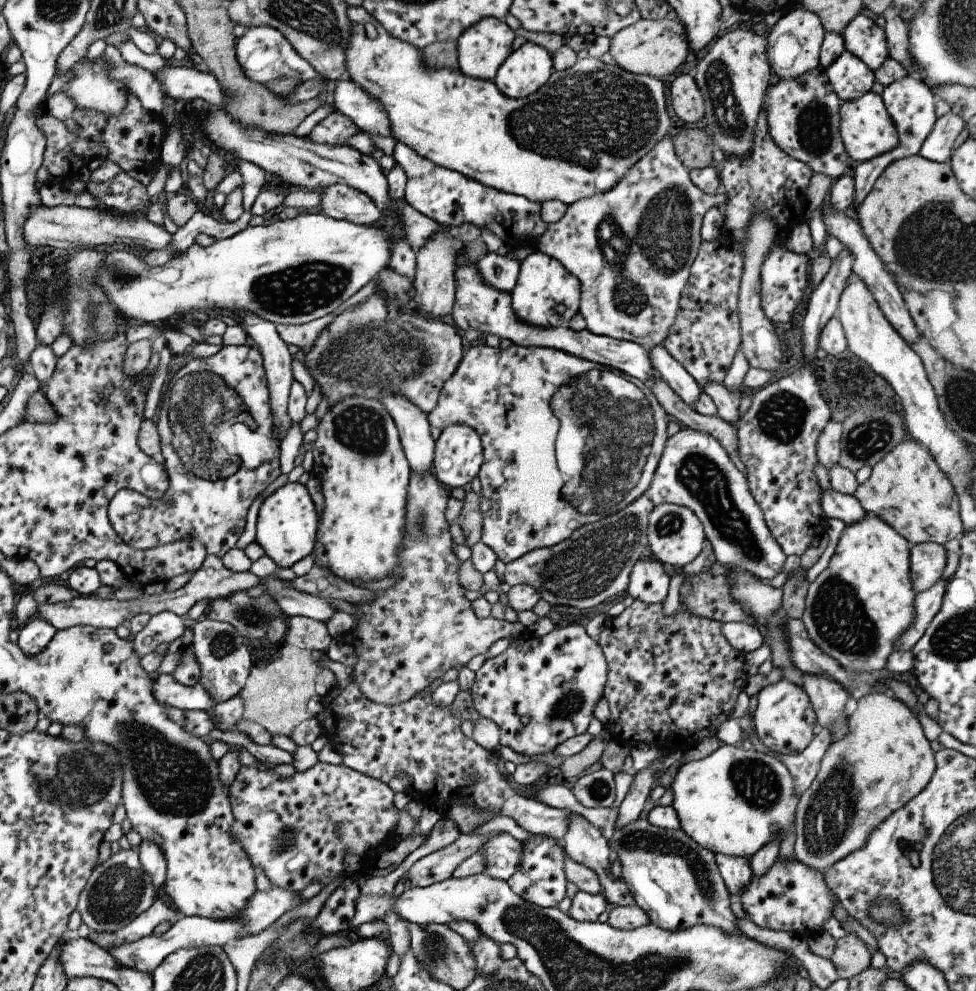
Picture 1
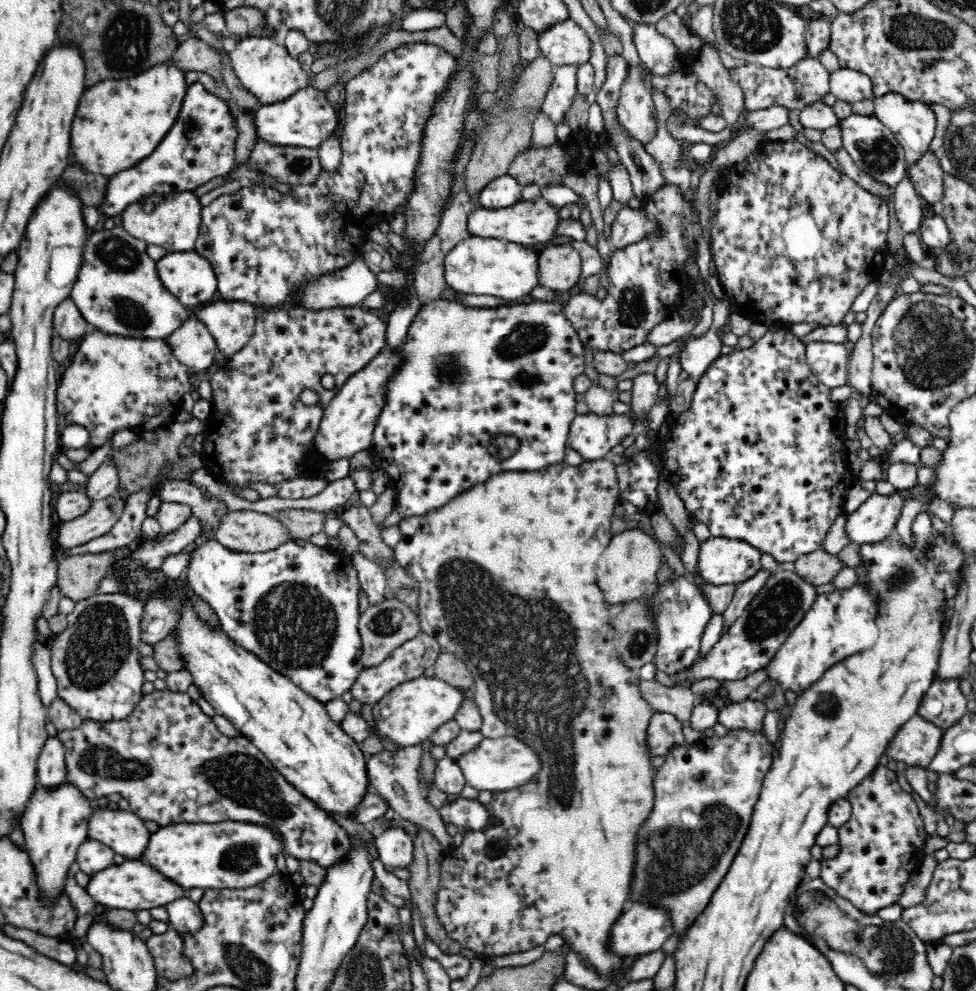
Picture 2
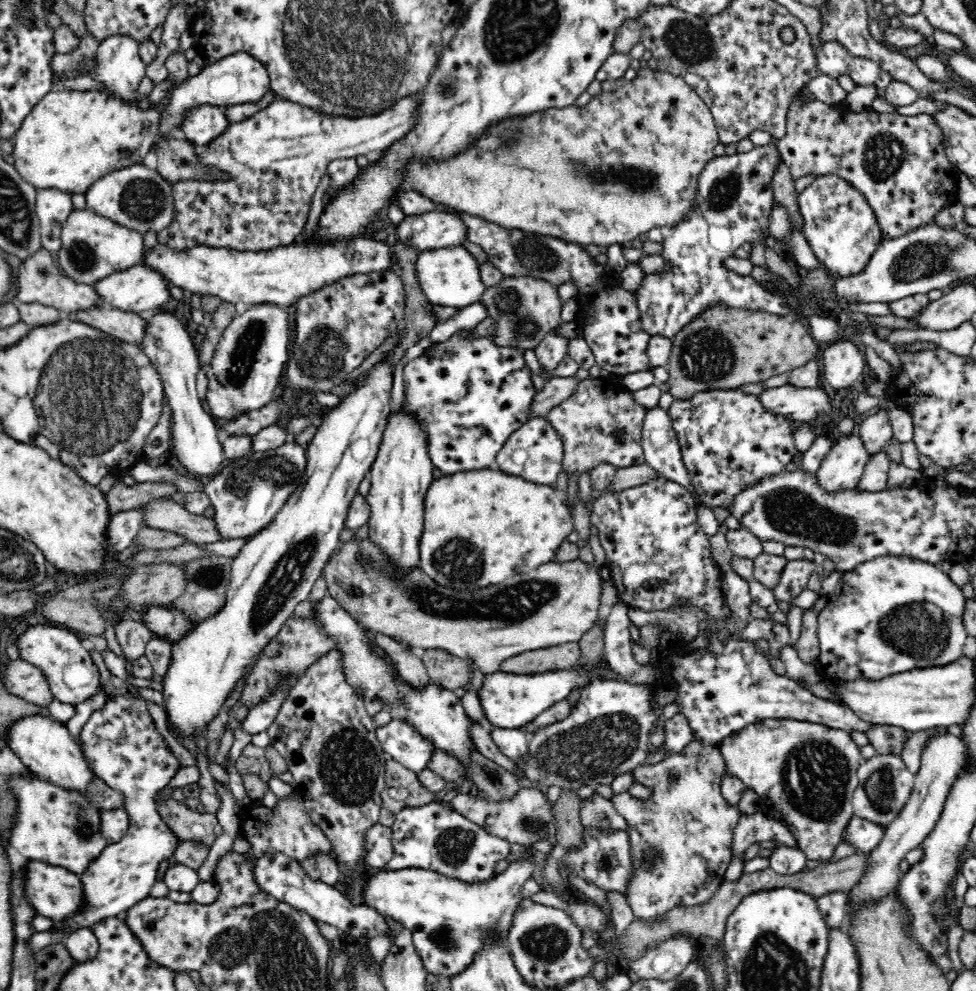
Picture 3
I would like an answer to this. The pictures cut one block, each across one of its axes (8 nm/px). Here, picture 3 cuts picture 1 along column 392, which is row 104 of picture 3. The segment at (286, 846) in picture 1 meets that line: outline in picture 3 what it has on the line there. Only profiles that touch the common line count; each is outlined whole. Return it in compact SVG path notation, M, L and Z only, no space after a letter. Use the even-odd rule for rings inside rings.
M801 91L792 98L792 104L788 106L789 112L787 113L787 132L782 138L777 139L777 147L781 154L781 160L791 170L791 175L797 179L804 175L814 173L816 176L824 176L827 174L836 174L848 181L852 186L856 187L868 201L872 207L878 225L884 238L898 238L906 234L910 230L916 229L920 225L927 224L934 220L936 213L942 208L947 208L952 202L957 200L957 180L959 179L959 169L953 165L947 157L943 140L944 138L942 128L937 124L937 121L930 114L916 114L916 116L901 116L900 114L886 114L884 112L878 113L872 108L866 109L861 112L855 112L847 107L841 105L832 105L830 103L822 102L818 98L813 98L811 93L804 102L798 103L798 99L802 98Z

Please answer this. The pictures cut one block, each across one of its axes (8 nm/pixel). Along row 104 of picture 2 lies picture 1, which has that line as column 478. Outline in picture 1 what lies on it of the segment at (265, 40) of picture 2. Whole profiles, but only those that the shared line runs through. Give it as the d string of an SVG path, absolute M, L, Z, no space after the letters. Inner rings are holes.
M488 251L477 262L482 280L499 291L511 293L516 286L521 263L512 255L499 255Z

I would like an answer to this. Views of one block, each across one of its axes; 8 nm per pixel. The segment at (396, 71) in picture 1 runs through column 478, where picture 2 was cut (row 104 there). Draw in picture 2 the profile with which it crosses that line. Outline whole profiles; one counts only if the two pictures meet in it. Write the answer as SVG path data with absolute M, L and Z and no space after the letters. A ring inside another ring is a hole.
M170 59L135 77L103 80L86 88L76 110L69 144L76 165L110 178L150 156L175 126L189 86L186 73Z

